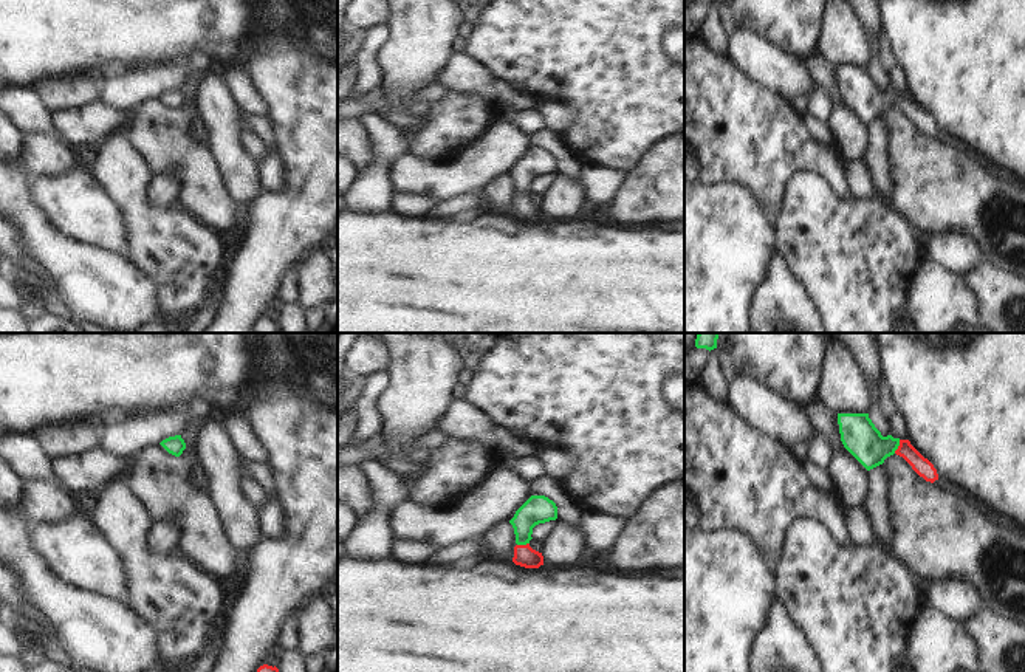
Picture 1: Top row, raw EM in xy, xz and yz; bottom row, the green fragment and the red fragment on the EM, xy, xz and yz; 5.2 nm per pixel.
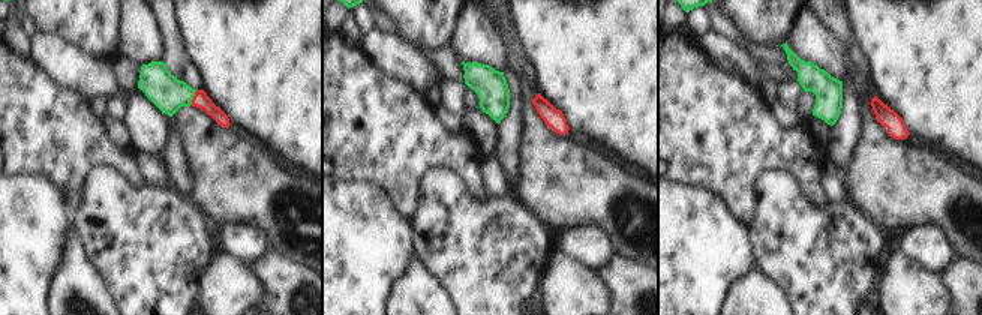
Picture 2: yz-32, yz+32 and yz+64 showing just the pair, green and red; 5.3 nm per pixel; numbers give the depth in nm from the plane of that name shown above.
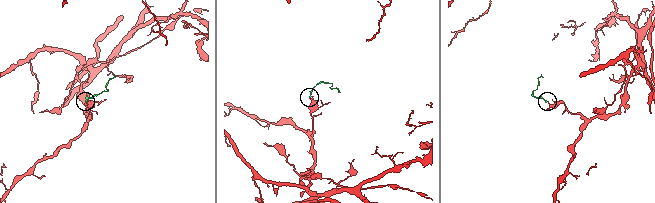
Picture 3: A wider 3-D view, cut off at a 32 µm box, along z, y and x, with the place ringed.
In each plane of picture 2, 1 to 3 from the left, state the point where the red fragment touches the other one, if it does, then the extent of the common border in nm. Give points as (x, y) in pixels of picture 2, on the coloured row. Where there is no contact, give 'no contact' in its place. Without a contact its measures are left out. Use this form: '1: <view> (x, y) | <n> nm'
1: yz-32 (192, 98) | 90 nm
2: no contact
3: no contact

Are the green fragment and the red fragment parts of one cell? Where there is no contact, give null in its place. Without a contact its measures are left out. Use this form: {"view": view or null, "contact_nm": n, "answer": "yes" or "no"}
{"view": "yz", "contact_nm": 80, "answer": "yes"}

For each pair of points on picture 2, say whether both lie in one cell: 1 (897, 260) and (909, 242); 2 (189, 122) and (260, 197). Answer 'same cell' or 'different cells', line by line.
1: different cells
2: same cell

